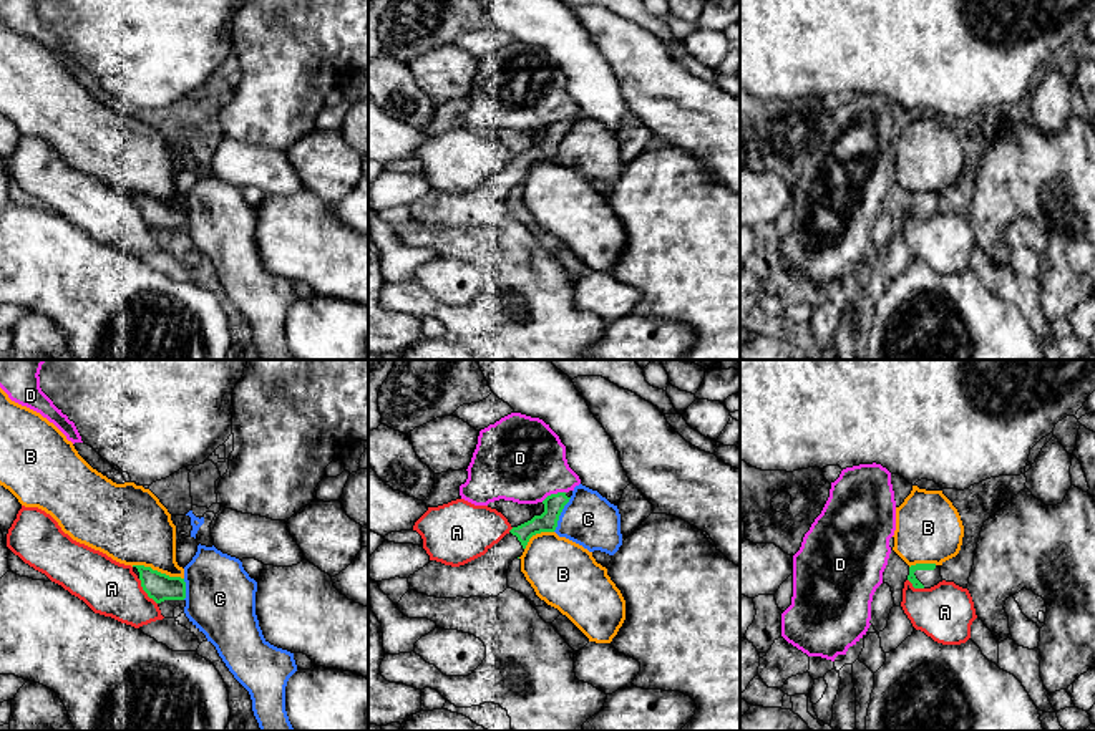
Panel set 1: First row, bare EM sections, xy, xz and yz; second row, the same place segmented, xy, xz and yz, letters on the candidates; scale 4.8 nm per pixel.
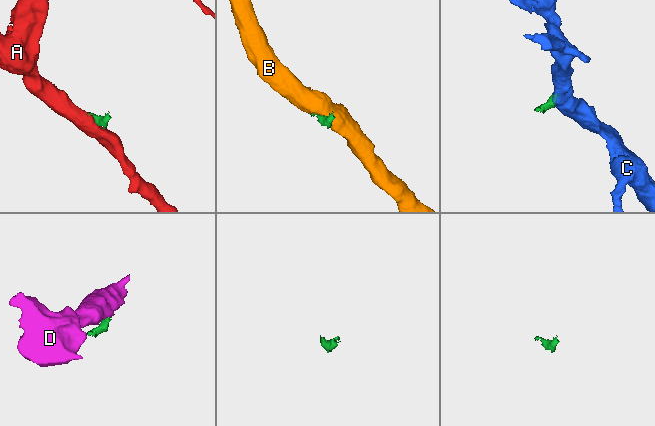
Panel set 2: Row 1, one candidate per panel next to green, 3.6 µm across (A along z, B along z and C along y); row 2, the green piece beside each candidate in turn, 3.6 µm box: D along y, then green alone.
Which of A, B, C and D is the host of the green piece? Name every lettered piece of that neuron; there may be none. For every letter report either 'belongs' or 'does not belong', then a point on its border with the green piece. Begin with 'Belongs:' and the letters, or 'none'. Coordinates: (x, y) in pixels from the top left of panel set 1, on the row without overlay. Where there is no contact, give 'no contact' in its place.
Belongs: none
A: does not belong | xy (145, 219)
B: does not belong | xy (156, 199)
C: does not belong | xz (559, 143)
D: does not belong | xz (553, 123)

